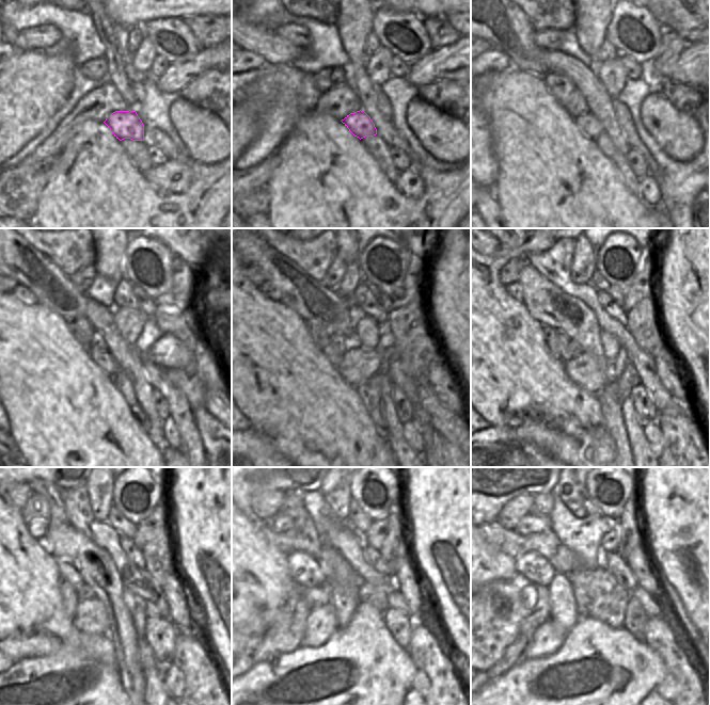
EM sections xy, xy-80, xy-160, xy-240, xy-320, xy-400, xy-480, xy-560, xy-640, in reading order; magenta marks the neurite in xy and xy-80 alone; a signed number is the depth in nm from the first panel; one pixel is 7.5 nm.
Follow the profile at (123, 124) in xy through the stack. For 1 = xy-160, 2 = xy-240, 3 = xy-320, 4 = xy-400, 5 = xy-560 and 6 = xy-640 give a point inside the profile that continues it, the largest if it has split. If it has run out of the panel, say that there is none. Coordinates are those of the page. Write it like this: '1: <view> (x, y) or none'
1: xy-160 (590, 127)
2: xy-240 (104, 359)
3: xy-320 (334, 357)
4: xy-400 (563, 339)
5: xy-560 (304, 570)
6: xy-640 (532, 565)

